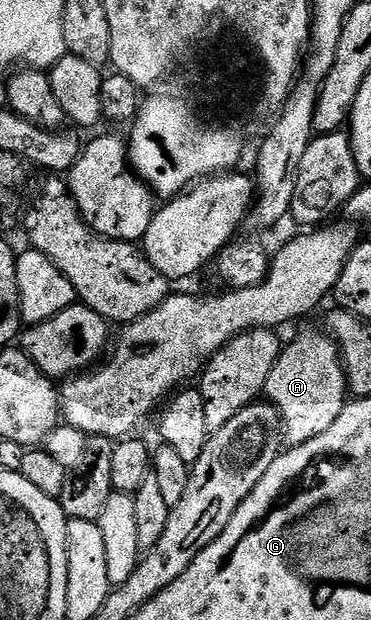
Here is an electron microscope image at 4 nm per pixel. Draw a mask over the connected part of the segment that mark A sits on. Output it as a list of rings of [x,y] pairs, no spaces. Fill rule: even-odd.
[[[302,333],[291,345],[289,342],[276,359],[272,375],[268,375],[264,397],[278,408],[285,440],[291,446],[303,445],[316,439],[316,435],[324,435],[340,419],[340,411],[348,404],[346,367],[338,352],[338,343],[322,333]]]

